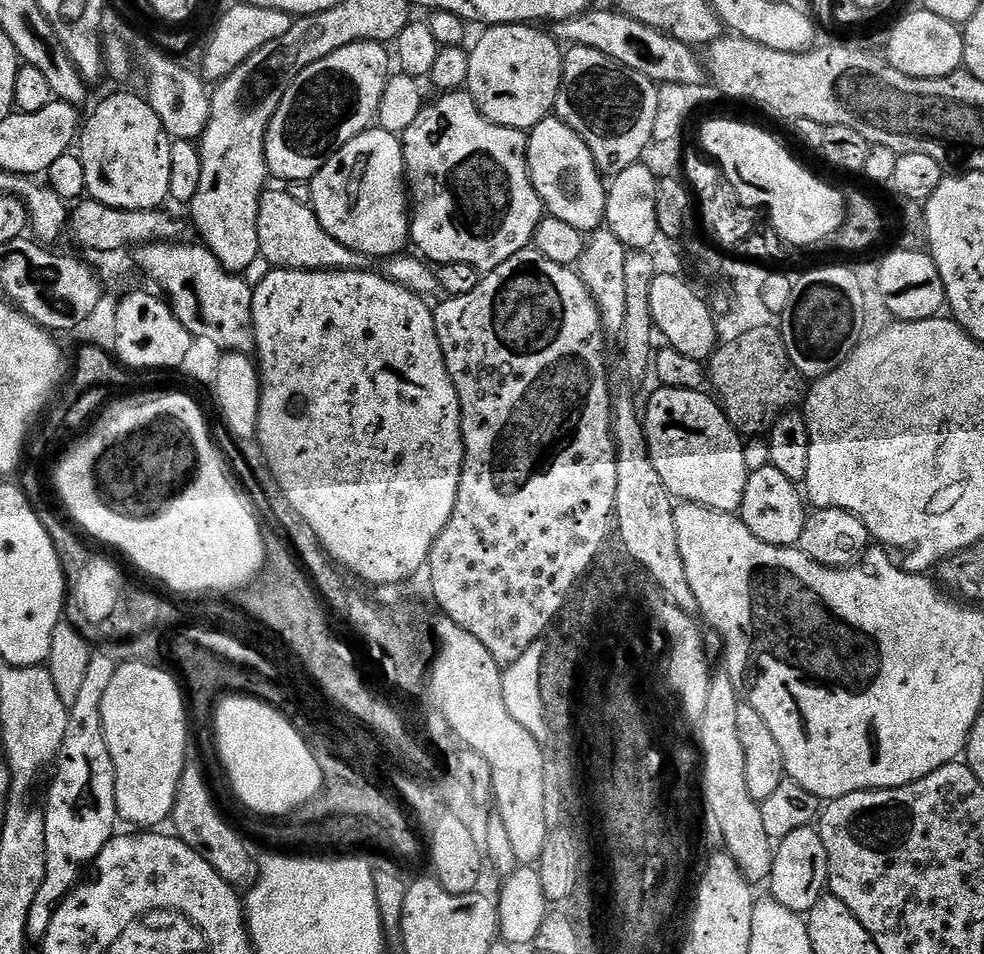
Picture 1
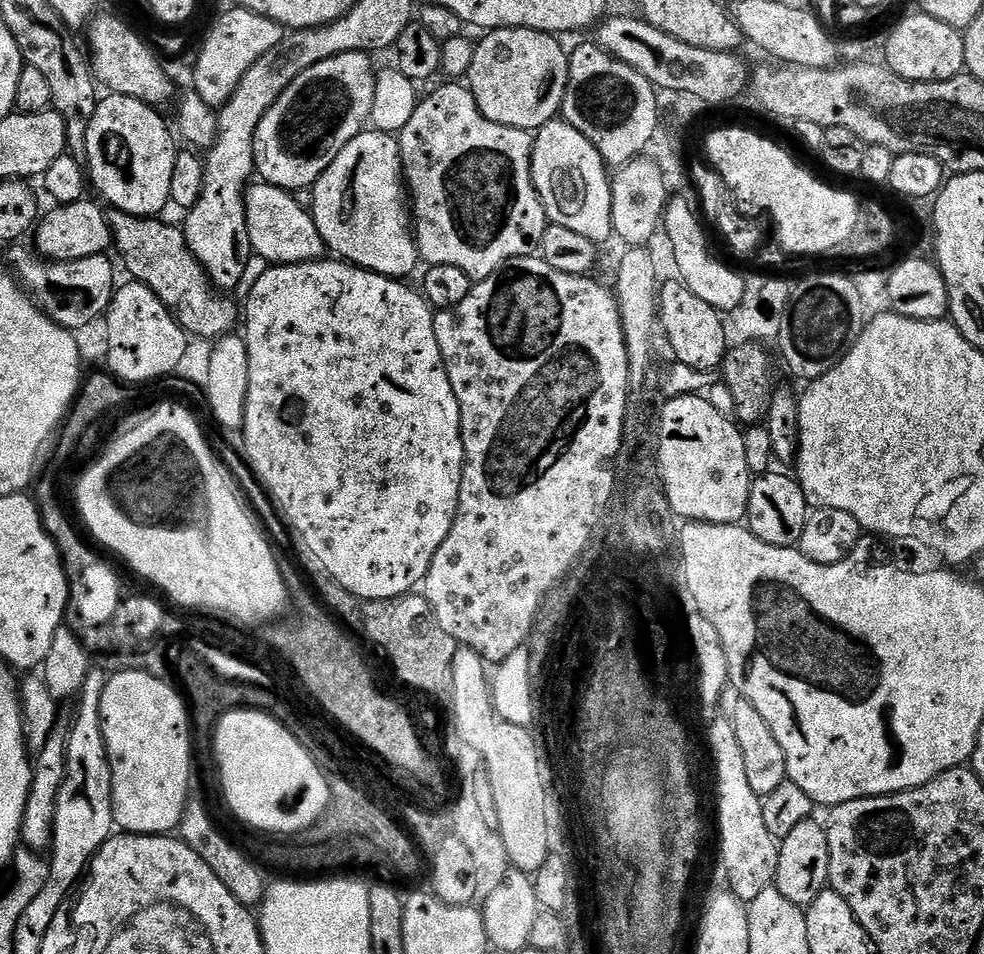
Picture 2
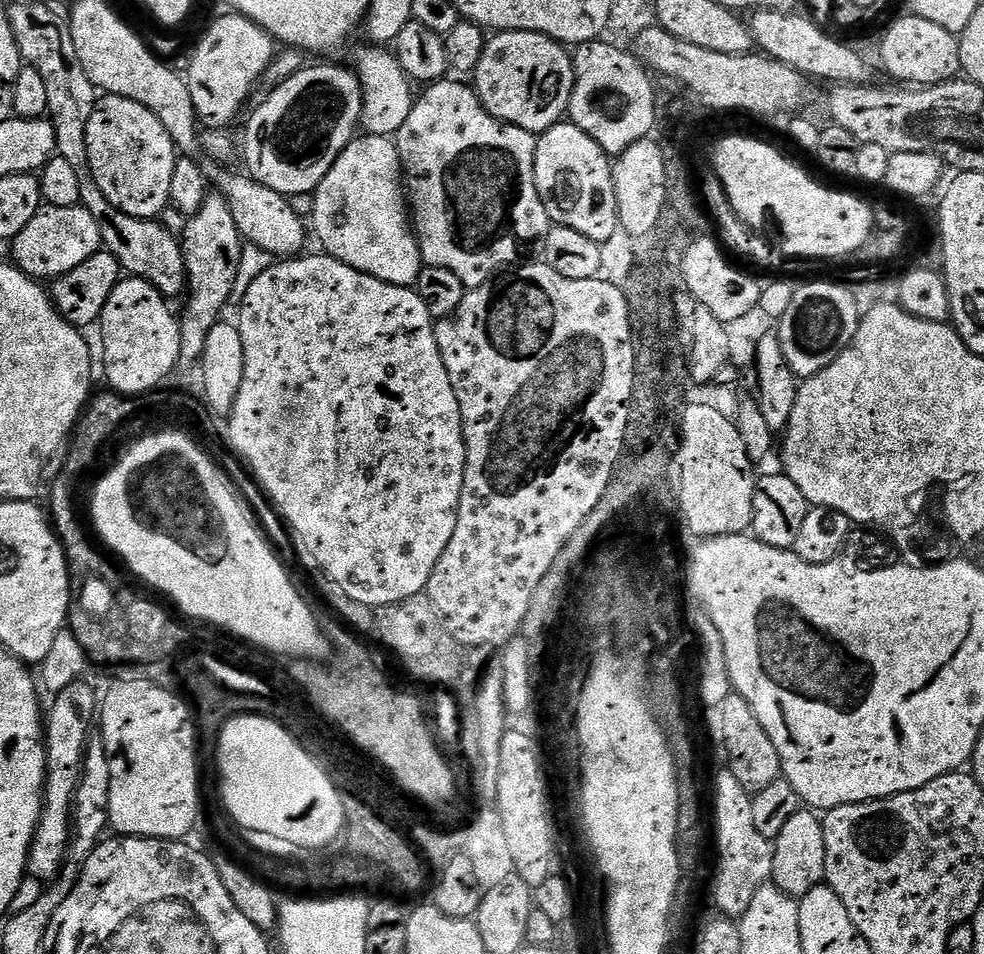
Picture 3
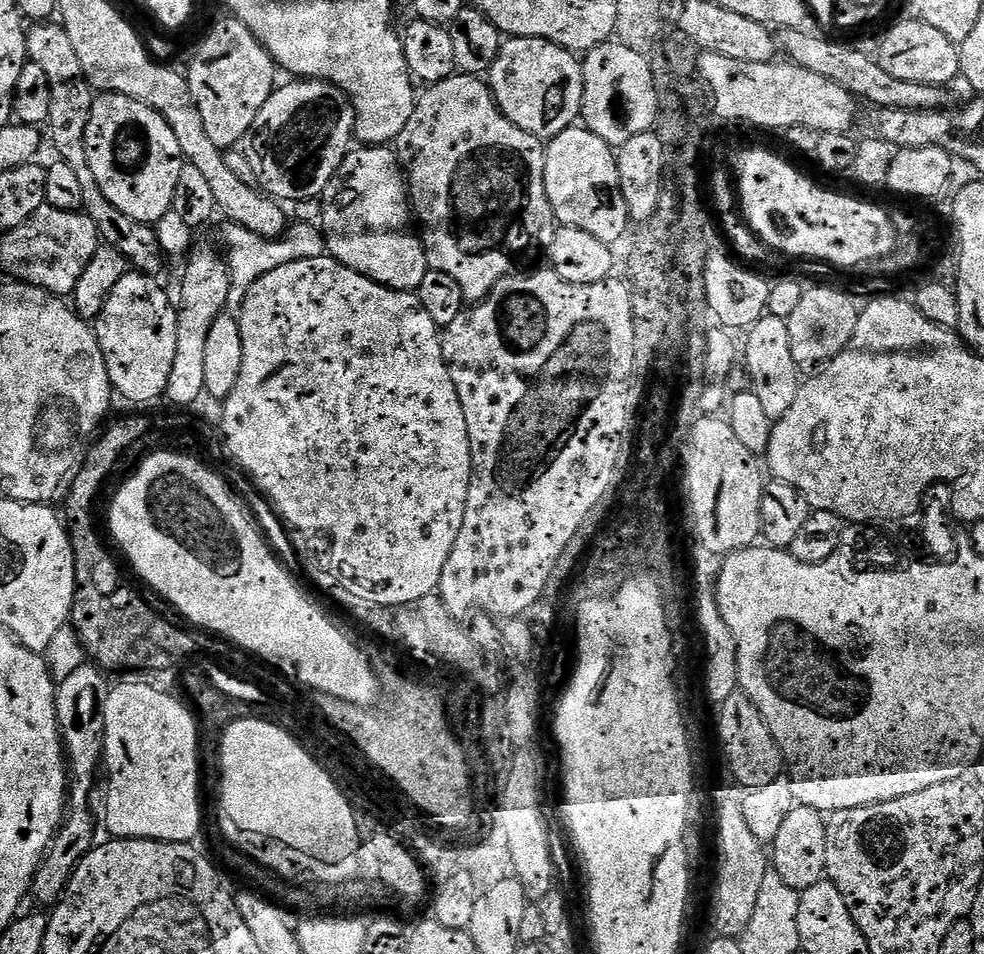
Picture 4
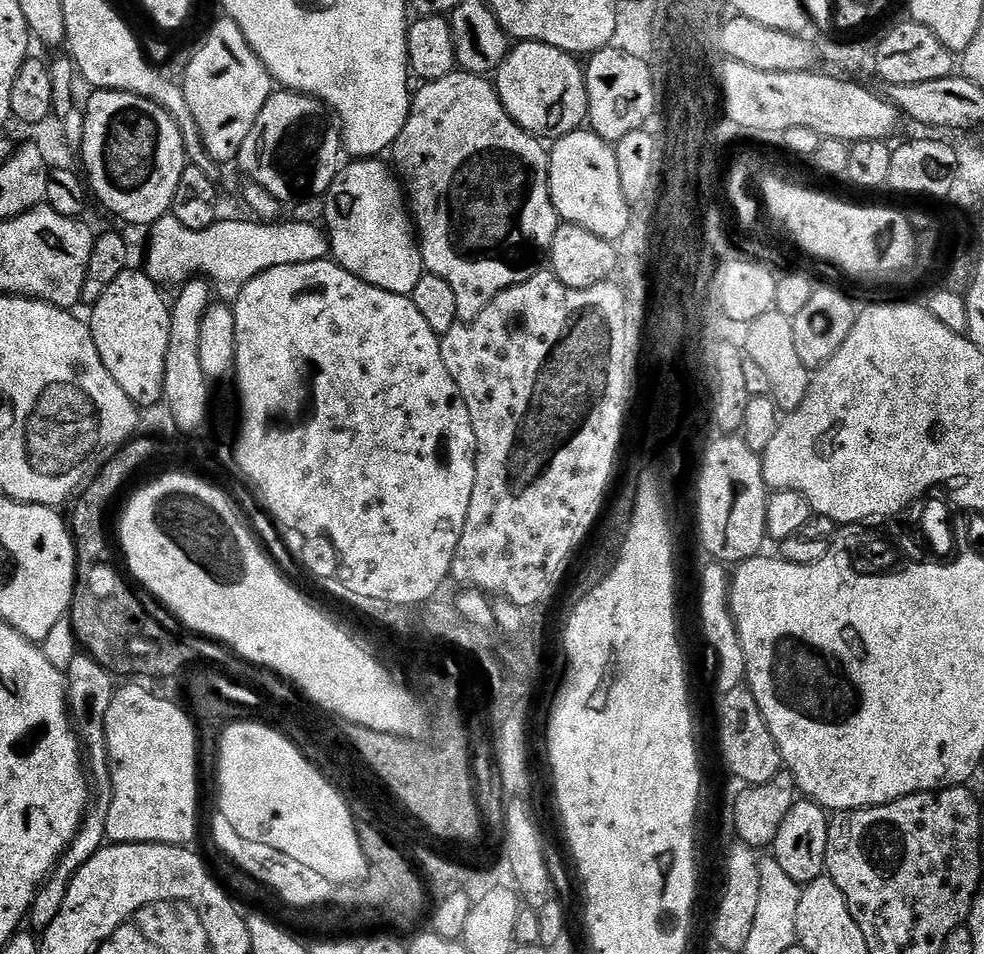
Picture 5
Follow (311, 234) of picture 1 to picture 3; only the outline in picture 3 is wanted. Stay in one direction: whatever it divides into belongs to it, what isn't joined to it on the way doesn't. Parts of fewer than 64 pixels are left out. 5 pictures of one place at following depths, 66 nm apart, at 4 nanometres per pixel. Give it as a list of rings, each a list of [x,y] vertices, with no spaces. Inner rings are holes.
[[[212,166],[207,169],[208,179],[214,185],[215,191],[222,194],[232,207],[241,236],[249,245],[266,251],[273,258],[299,257],[305,251],[304,243],[307,242],[308,236],[310,240],[310,232],[306,227],[305,217],[303,220],[296,213],[296,208],[292,205],[295,203],[289,197],[278,194],[278,190],[262,186],[247,174],[235,176],[232,172],[235,171],[224,166]]]

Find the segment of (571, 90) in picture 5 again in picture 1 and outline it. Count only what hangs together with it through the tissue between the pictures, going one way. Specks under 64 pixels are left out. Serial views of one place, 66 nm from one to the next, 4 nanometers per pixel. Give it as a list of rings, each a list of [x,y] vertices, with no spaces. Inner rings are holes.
[[[494,24],[483,29],[484,32],[476,40],[476,45],[470,48],[470,74],[466,91],[478,110],[487,120],[498,126],[530,130],[538,122],[553,115],[558,90],[562,80],[562,66],[564,65],[564,52],[561,45],[547,31],[540,26],[526,24]]]

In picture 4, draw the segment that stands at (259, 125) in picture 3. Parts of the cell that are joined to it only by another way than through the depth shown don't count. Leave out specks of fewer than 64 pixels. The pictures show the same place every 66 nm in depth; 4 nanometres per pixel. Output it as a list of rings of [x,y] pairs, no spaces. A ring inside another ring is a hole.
[[[296,78],[291,82],[293,84],[281,83],[270,98],[266,98],[262,110],[258,110],[258,118],[254,118],[254,126],[250,126],[242,141],[242,151],[250,158],[256,184],[280,202],[323,197],[326,186],[336,177],[338,166],[342,166],[353,147],[352,136],[354,140],[358,128],[357,109],[352,107],[349,93],[343,87],[330,84],[324,78]]]

